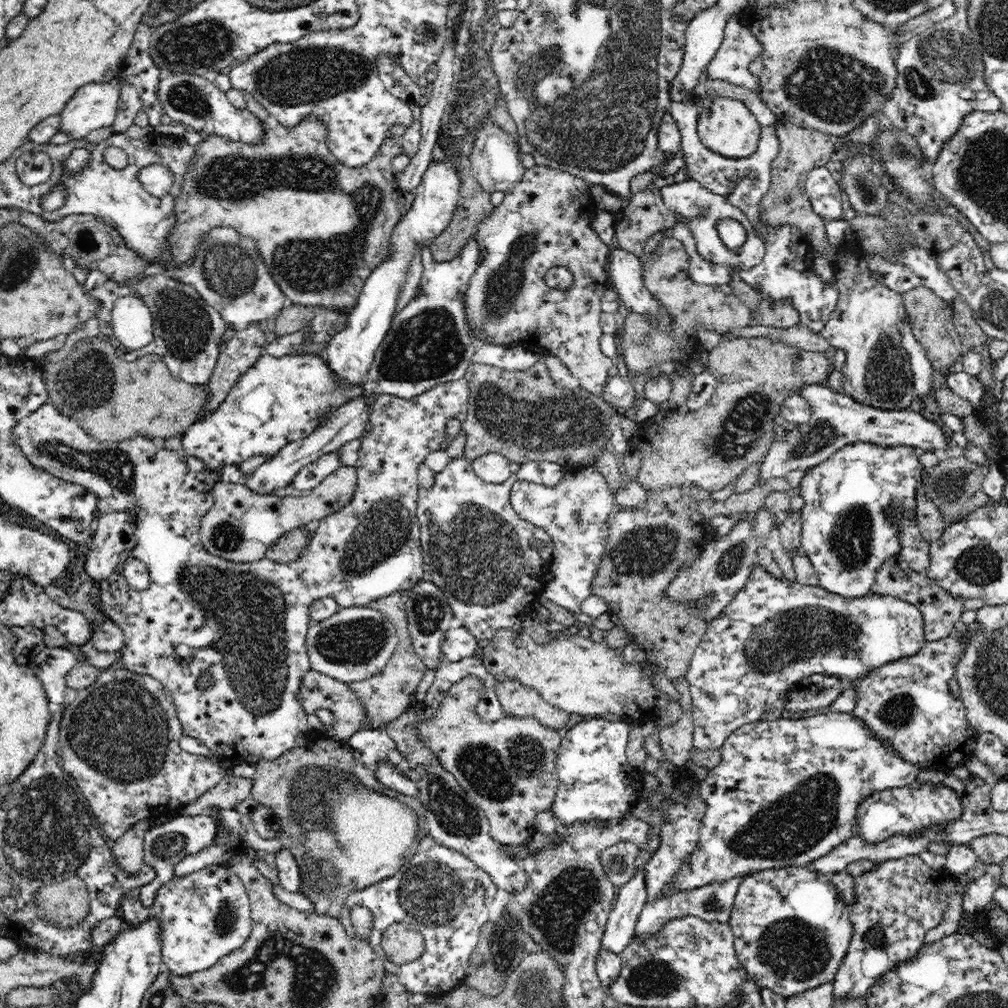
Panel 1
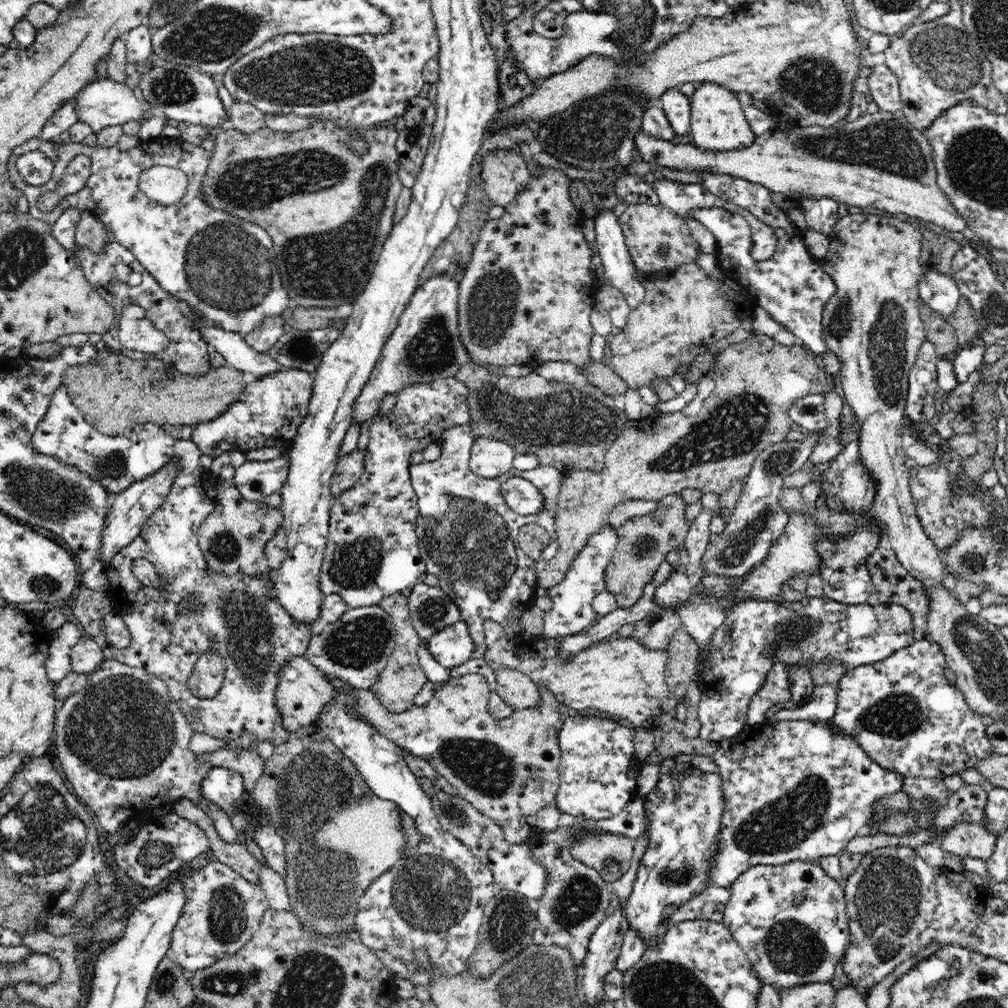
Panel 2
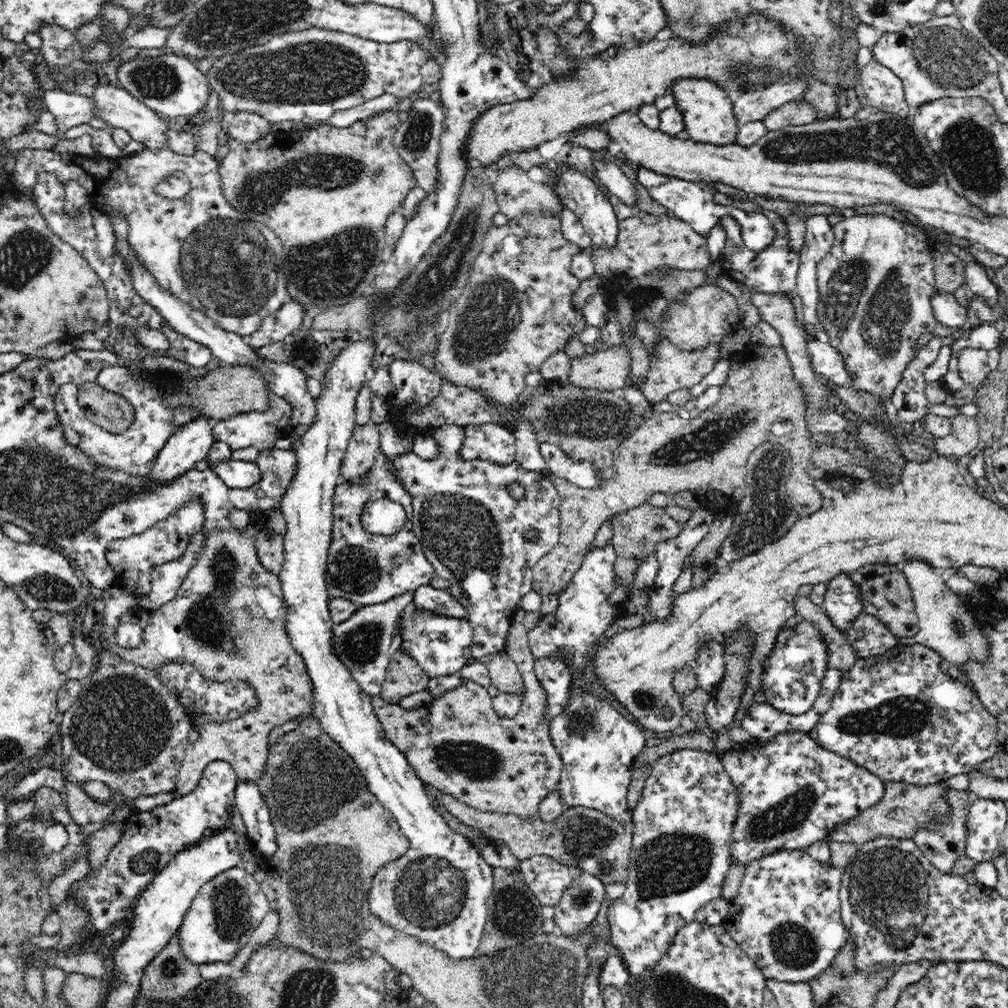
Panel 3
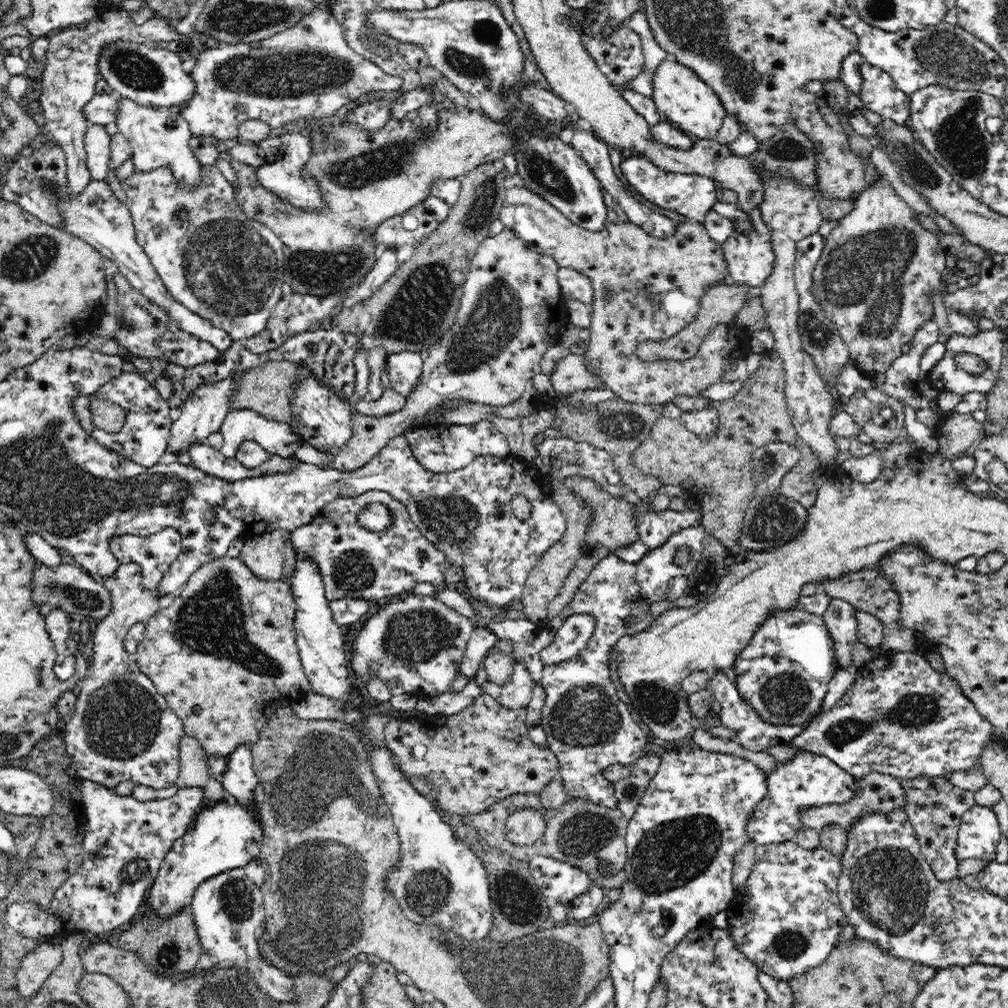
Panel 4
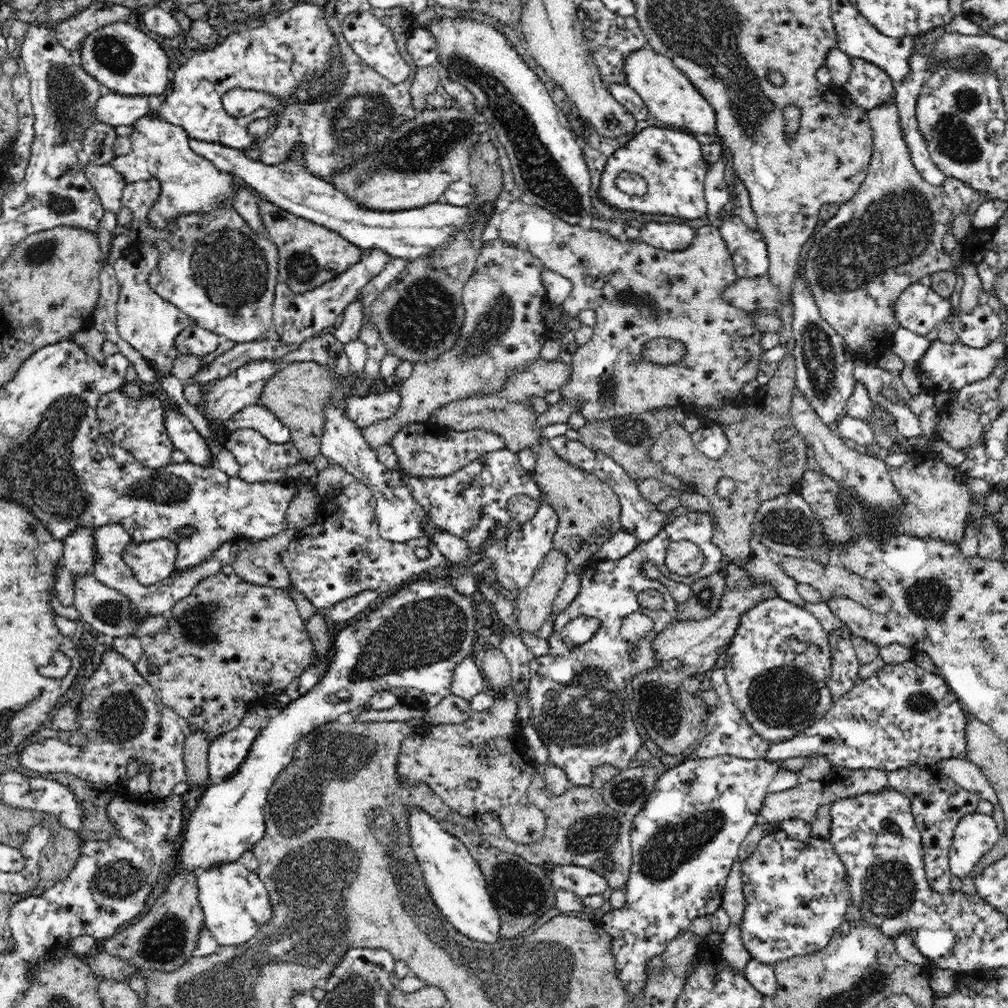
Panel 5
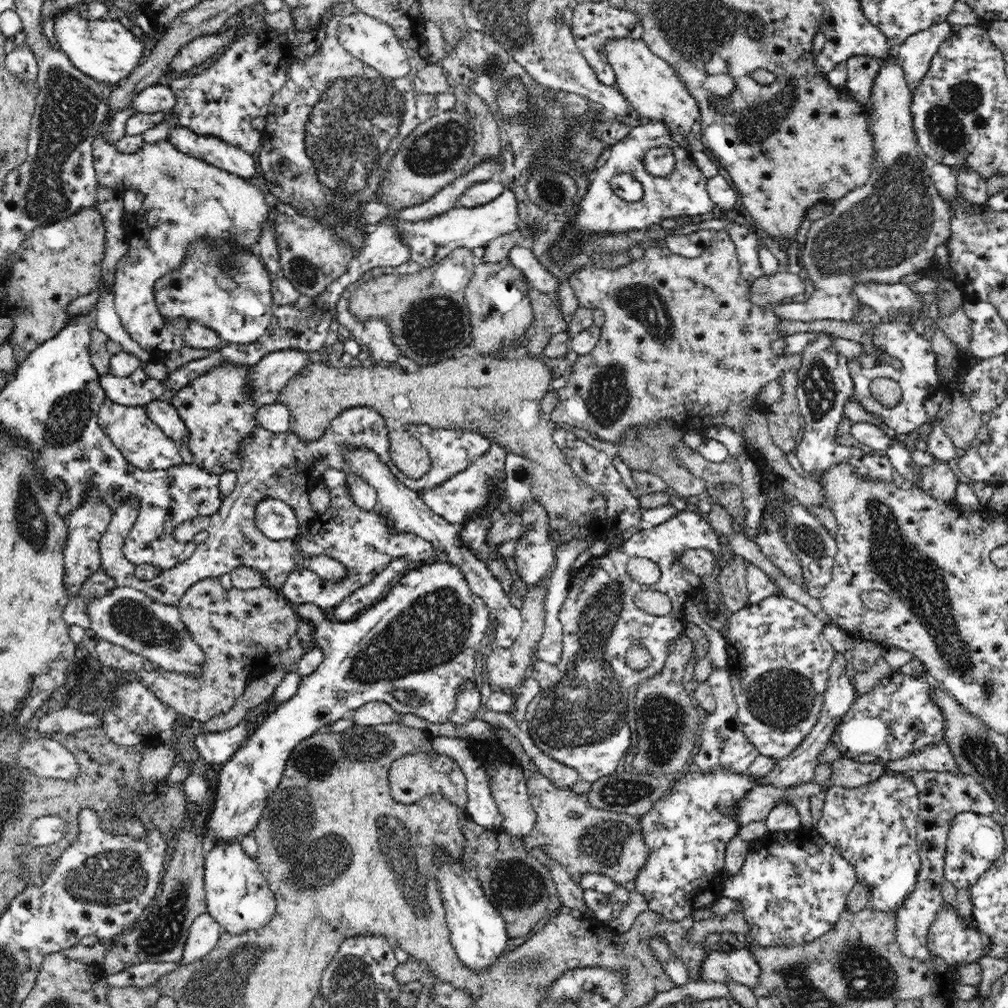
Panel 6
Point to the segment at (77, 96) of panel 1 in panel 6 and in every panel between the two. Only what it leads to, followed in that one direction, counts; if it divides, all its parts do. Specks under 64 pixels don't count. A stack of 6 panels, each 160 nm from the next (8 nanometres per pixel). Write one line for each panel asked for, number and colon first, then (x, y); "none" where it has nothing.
2: (106, 103)
3: (115, 105)
4: (157, 136)
5: (189, 182)
6: (185, 198)

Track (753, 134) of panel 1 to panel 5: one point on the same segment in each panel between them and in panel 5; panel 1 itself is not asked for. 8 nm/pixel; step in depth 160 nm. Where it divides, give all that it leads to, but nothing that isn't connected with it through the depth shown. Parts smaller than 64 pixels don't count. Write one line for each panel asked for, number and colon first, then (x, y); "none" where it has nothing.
2: (718, 123)
3: (708, 111)
4: (688, 103)
5: (669, 95)

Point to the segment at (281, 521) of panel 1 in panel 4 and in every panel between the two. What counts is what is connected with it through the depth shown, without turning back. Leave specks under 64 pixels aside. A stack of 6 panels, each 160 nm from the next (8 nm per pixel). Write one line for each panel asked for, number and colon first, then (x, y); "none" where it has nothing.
2: (233, 537)
3: (228, 618)
4: (226, 643)

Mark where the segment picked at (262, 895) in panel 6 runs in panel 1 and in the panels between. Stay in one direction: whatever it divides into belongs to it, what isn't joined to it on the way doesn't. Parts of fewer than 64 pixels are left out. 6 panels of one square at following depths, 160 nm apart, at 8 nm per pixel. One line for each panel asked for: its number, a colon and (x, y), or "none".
1: (202, 917)
2: (221, 911)
3: (224, 913)
4: (228, 910)
5: (235, 903)

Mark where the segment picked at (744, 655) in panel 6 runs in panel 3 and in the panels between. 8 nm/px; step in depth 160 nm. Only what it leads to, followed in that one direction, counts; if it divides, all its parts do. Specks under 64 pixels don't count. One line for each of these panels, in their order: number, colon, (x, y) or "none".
3: (792, 678)
4: (784, 673)
5: (777, 667)

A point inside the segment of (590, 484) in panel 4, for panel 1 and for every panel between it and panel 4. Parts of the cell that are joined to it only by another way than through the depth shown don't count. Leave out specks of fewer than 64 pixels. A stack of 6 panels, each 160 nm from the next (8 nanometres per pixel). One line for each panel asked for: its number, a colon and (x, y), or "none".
1: (648, 546)
2: (645, 541)
3: (636, 534)

